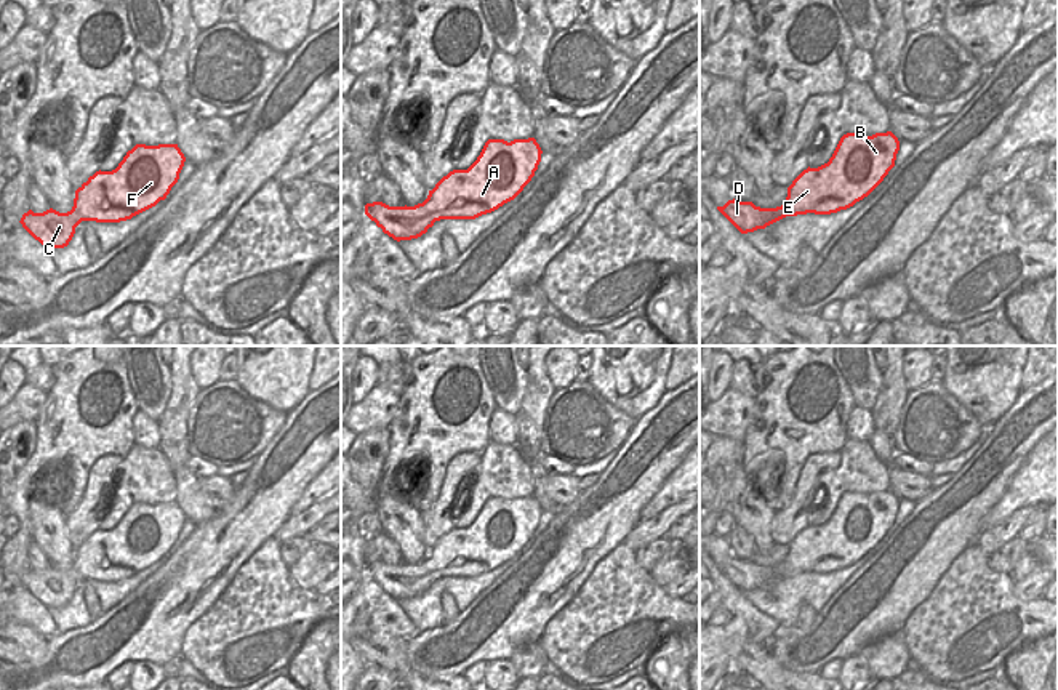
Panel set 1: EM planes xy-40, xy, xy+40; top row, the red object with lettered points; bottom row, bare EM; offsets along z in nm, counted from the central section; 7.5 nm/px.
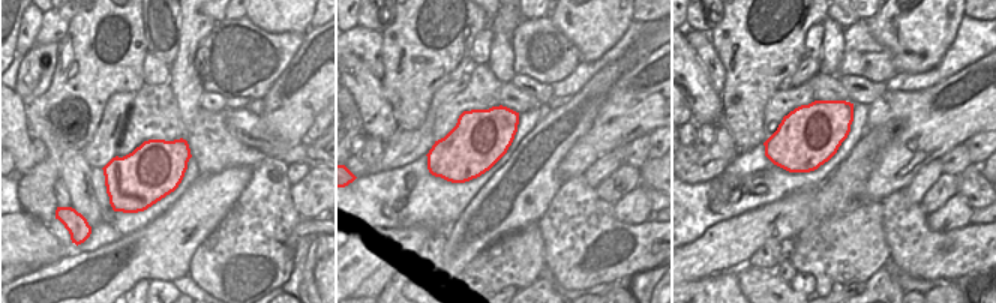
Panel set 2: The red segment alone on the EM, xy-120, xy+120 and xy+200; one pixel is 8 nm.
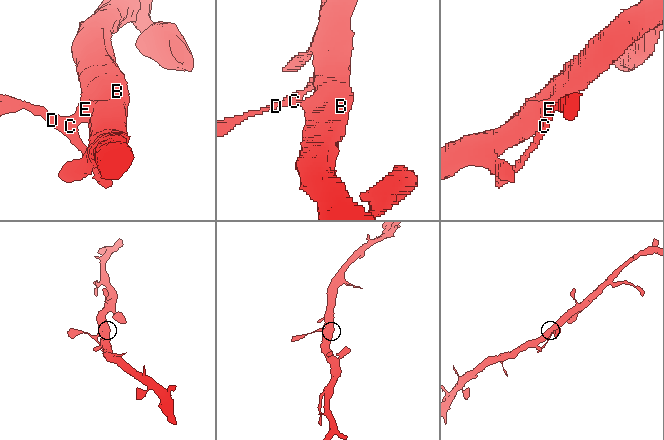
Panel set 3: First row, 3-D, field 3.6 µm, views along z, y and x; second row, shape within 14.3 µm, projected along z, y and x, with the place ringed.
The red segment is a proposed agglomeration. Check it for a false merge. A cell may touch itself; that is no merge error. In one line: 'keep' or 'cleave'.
cleave

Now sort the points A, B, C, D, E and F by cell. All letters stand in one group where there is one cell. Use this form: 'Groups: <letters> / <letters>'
Groups: A B E F / C D.

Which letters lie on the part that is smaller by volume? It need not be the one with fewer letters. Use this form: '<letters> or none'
C, D

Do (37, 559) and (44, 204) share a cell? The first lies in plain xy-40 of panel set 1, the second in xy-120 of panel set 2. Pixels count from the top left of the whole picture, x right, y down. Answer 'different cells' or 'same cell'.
different cells

